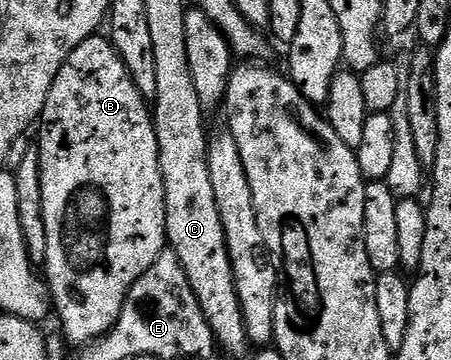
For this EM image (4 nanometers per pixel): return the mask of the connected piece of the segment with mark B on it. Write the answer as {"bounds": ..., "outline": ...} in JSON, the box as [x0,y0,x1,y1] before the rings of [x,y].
{"bounds":[36,36,167,344],"outline":[[[95,36],[84,40],[72,56],[60,68],[60,76],[56,76],[56,84],[52,84],[52,92],[48,92],[48,100],[44,104],[41,119],[42,131],[38,134],[36,148],[40,152],[40,172],[42,173],[42,191],[44,192],[44,228],[48,228],[48,252],[44,263],[44,278],[50,287],[50,296],[56,318],[62,321],[62,330],[77,344],[89,344],[109,333],[116,324],[122,309],[126,304],[126,297],[131,288],[156,264],[156,260],[167,249],[166,241],[166,213],[164,212],[164,180],[160,170],[160,152],[158,151],[158,137],[154,127],[154,116],[147,99],[142,97],[138,86],[132,80],[124,60],[110,43],[109,37]]]}

